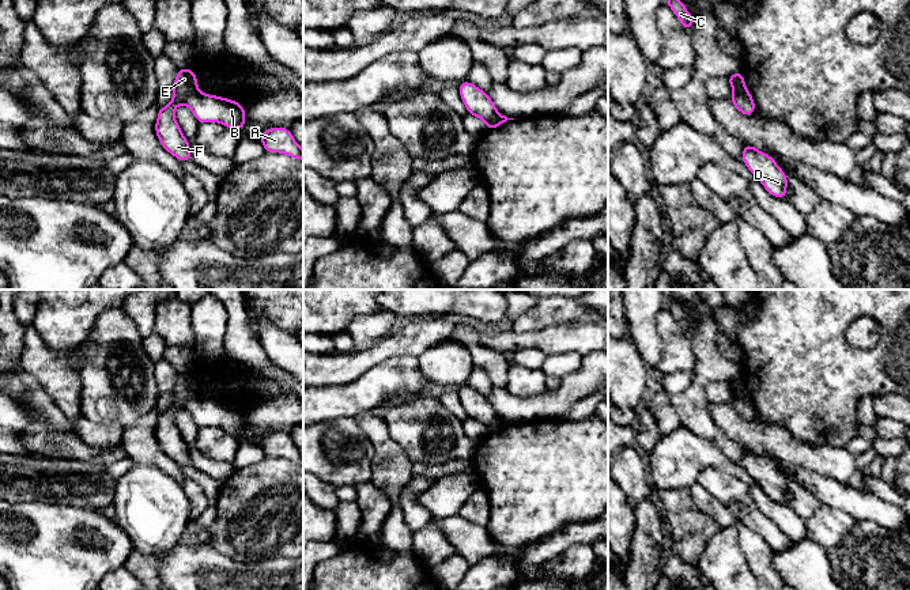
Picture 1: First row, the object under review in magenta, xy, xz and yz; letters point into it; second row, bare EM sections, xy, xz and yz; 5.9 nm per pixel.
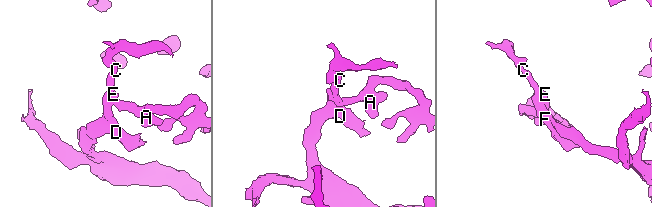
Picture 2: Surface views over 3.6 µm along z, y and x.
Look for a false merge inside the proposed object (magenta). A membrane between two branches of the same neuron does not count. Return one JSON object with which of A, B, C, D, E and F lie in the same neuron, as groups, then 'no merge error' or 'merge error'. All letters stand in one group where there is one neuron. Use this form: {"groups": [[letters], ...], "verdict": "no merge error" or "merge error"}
{"groups": [["A", "B"], ["C", "D", "E", "F"]], "verdict": "merge error"}

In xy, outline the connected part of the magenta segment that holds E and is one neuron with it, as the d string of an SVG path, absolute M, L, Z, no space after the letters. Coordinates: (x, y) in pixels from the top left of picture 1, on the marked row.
M190 68L177 69L175 82L171 86L173 99L169 105L158 110L155 132L162 147L180 162L192 160L189 140L182 135L175 121L175 109L185 98L199 90L197 76Z

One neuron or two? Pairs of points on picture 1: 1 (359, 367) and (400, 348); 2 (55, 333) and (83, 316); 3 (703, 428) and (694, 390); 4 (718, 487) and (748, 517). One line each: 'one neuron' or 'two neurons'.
1: one neuron
2: one neuron
3: one neuron
4: one neuron

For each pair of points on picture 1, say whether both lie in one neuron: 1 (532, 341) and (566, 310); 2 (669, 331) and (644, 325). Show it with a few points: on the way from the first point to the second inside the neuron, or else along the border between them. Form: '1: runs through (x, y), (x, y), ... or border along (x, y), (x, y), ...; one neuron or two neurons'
1: border along (577, 318), (542, 329), (516, 333); two neurons
2: border along (663, 309), (656, 318), (660, 359); two neurons

